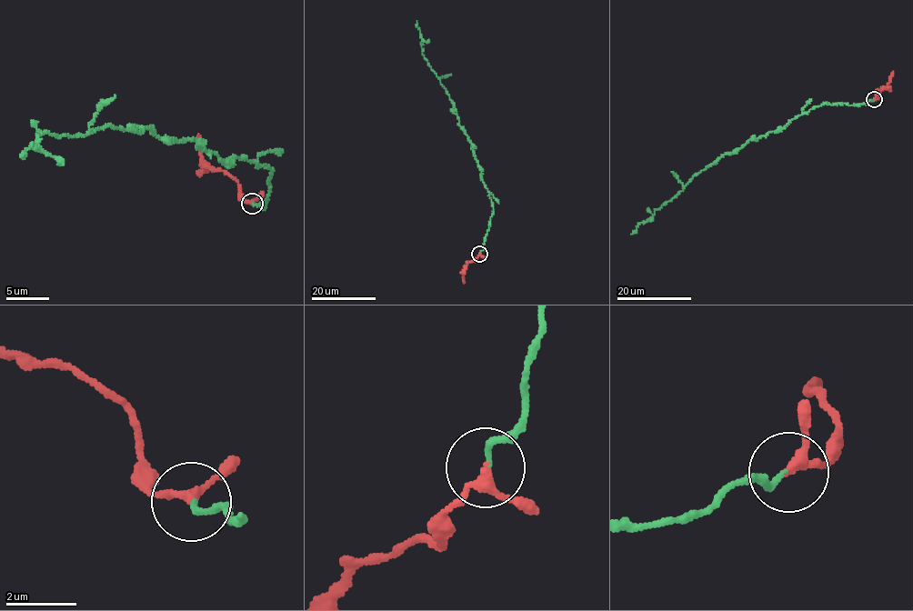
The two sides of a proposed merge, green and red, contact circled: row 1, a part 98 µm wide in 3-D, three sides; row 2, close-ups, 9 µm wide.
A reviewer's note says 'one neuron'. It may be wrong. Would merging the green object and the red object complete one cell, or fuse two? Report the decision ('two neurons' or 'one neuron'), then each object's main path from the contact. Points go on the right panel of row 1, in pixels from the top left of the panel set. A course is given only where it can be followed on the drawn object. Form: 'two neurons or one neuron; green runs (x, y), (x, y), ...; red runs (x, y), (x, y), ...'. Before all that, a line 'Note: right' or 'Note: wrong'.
Note: right
one neuron; green runs (874, 99), (811, 108), (782, 128), (723, 154), (694, 175), (631, 234); red runs (874, 99), (878, 98), (879, 93), (877, 91), (885, 88), (893, 71)

